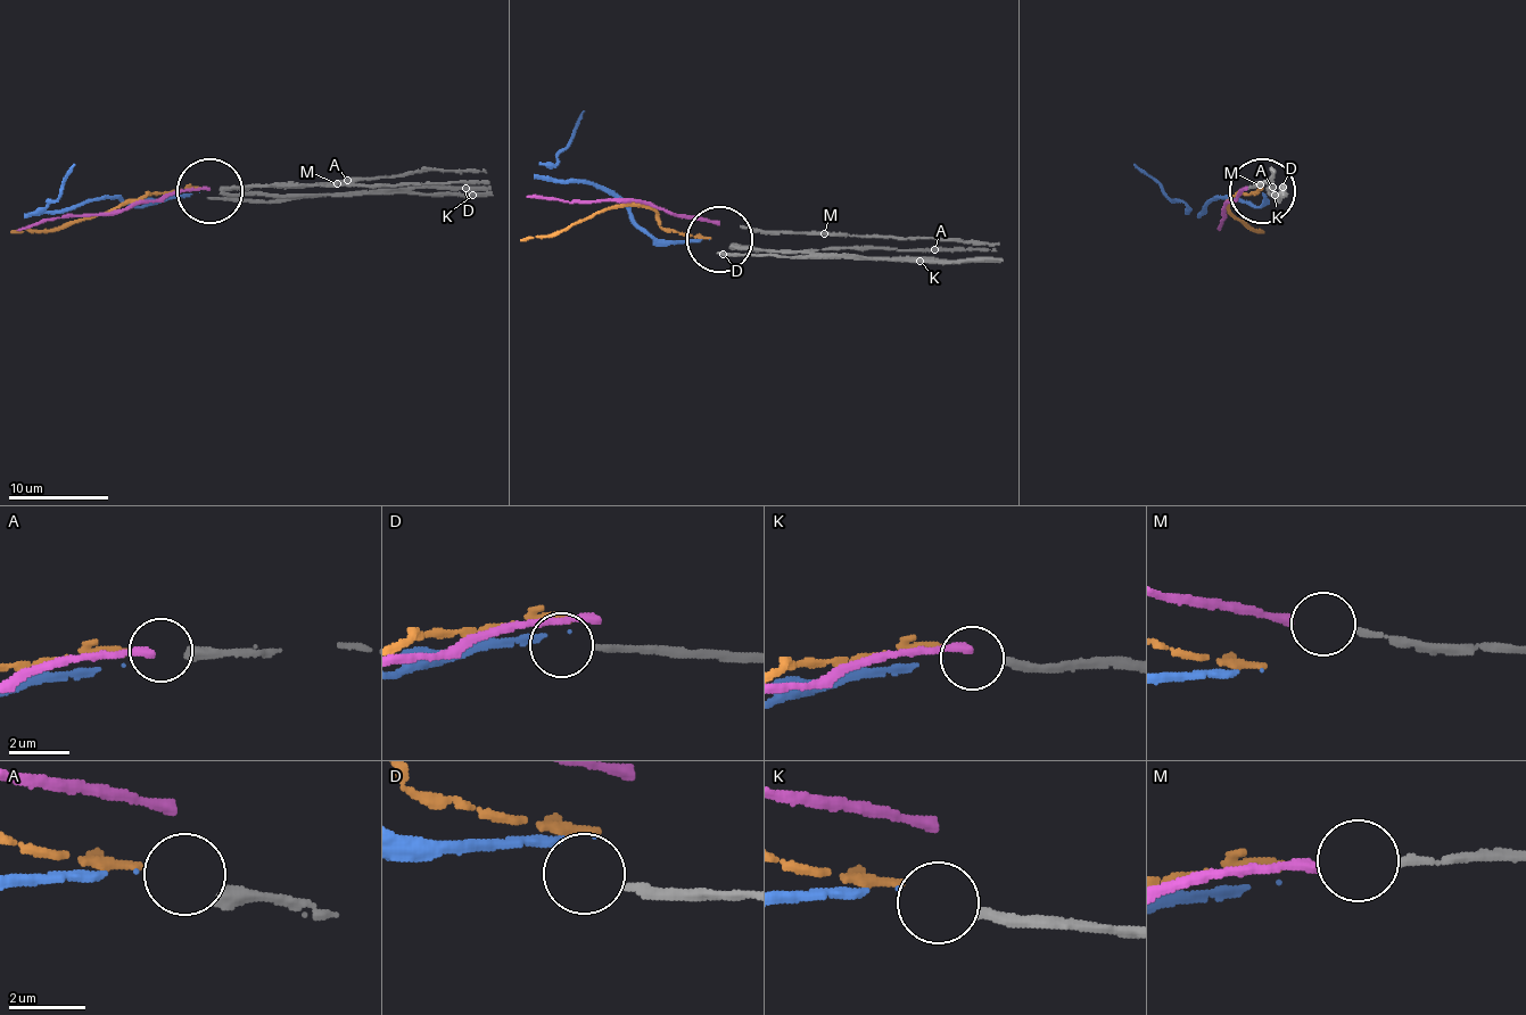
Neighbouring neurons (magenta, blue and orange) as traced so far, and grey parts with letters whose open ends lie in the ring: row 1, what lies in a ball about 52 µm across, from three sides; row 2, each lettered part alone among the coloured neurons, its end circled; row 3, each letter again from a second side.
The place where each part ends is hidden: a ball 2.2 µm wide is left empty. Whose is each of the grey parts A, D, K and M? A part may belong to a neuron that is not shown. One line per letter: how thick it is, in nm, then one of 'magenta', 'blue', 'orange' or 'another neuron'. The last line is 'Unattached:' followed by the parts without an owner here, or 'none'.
A: 420 nm thick; orange
D: 240 nm thick; another neuron
K: 280 nm thick; blue
M: 240 nm thick; magenta
Unattached: D

